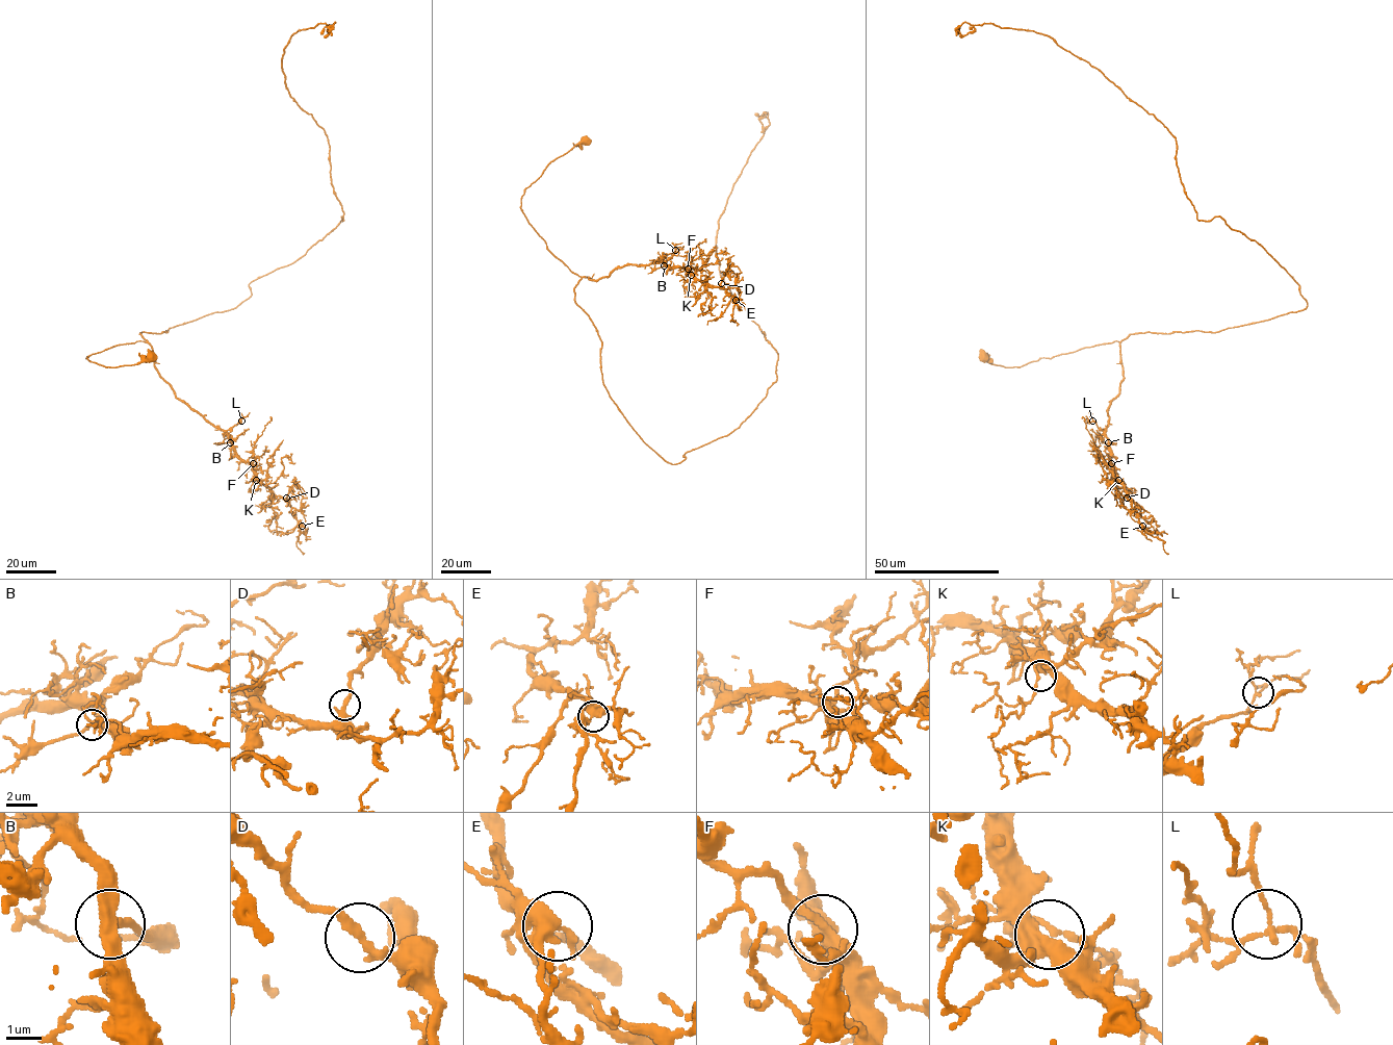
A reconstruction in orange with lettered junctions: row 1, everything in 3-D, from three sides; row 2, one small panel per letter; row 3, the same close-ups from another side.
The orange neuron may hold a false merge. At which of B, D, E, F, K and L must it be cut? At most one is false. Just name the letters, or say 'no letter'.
no letter

